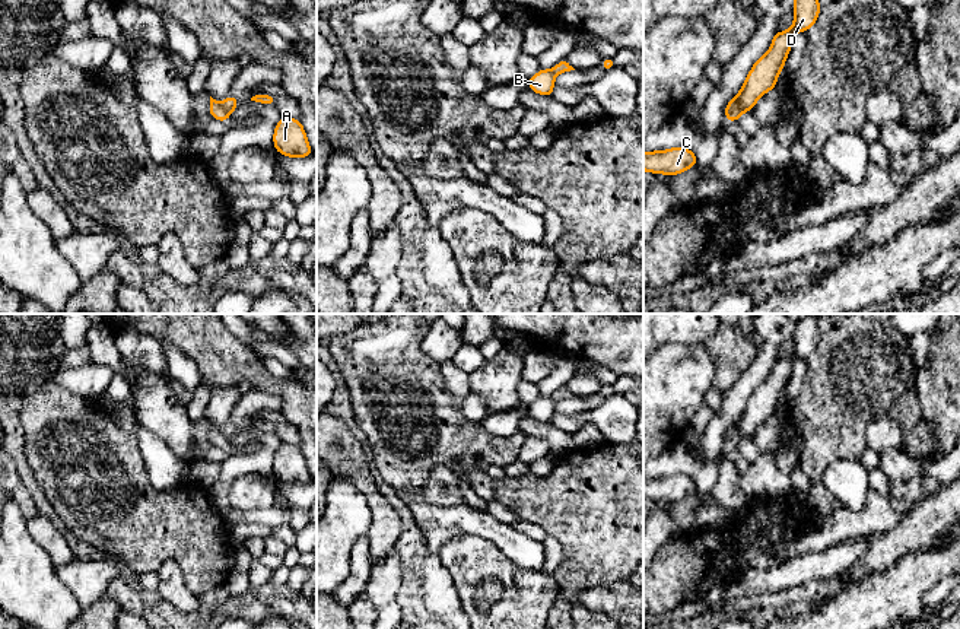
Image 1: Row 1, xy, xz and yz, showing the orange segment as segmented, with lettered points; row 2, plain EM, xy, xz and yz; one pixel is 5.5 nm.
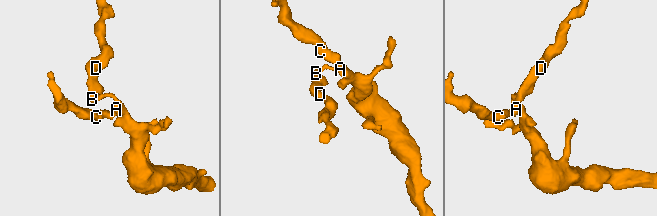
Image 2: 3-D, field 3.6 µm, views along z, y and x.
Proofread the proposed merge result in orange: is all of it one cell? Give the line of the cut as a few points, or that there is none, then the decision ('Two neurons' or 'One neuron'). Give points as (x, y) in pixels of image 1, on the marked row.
Split along xy (222, 104), (229, 114). Two neurons

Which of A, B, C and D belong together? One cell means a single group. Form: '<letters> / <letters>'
A C / B D

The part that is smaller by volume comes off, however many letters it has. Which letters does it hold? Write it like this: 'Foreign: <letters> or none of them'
Foreign: B, D

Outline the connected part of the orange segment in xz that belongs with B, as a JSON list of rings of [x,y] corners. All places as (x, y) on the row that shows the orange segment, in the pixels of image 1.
[[[540,69],[533,77],[528,79],[528,89],[538,95],[551,96],[554,89],[554,74],[551,70]]]

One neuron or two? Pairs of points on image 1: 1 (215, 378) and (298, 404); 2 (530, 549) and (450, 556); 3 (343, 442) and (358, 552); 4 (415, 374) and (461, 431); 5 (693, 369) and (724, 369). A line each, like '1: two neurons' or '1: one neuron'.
1: one neuron
2: two neurons
3: two neurons
4: one neuron
5: two neurons

